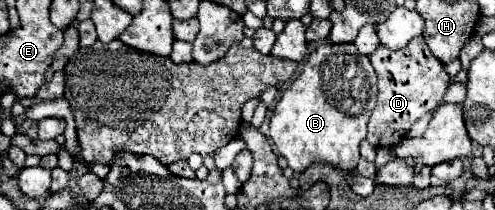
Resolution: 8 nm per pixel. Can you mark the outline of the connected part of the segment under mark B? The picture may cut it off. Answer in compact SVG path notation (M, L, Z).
M322 44L322 46L314 48L314 50L308 54L308 60L306 60L306 64L304 64L302 74L284 90L280 102L276 102L276 106L274 106L274 110L272 110L272 118L270 118L270 138L272 138L274 146L278 148L280 156L284 156L284 158L288 160L288 166L290 166L294 172L304 172L308 166L312 166L312 164L316 164L316 162L320 162L320 164L332 164L332 166L338 166L338 168L342 168L342 170L346 172L346 170L356 168L356 164L358 164L358 158L360 158L360 142L366 138L366 132L368 132L366 126L368 126L368 120L370 120L370 114L372 114L374 106L376 106L376 72L374 72L374 68L372 68L368 56L360 54L360 52L354 48L354 44Z

